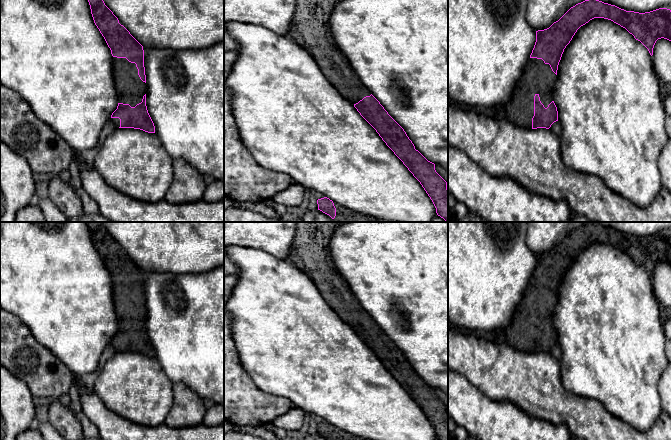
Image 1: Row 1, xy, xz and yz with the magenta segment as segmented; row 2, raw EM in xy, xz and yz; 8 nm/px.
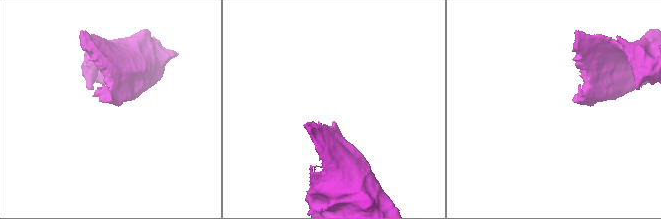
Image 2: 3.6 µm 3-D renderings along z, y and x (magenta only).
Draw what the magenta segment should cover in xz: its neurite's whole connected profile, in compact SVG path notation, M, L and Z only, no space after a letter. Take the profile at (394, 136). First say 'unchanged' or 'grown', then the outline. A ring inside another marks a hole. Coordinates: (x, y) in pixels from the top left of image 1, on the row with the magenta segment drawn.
grown; M297 0L295 14L287 36L300 44L314 58L320 70L340 94L348 100L360 115L376 130L386 145L403 162L413 176L420 182L432 200L438 216L448 222L447 182L436 172L435 164L428 161L407 136L404 129L388 114L380 102L368 91L348 59L339 49L331 28L330 17L340 0Z

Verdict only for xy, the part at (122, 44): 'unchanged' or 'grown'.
grown

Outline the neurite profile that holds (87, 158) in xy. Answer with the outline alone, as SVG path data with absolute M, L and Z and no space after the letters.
M110 121L107 122L100 133L97 145L87 152L81 151L76 153L81 166L94 166L94 160L101 149L103 142L105 141L106 137L116 129L118 129L118 127L115 124Z

